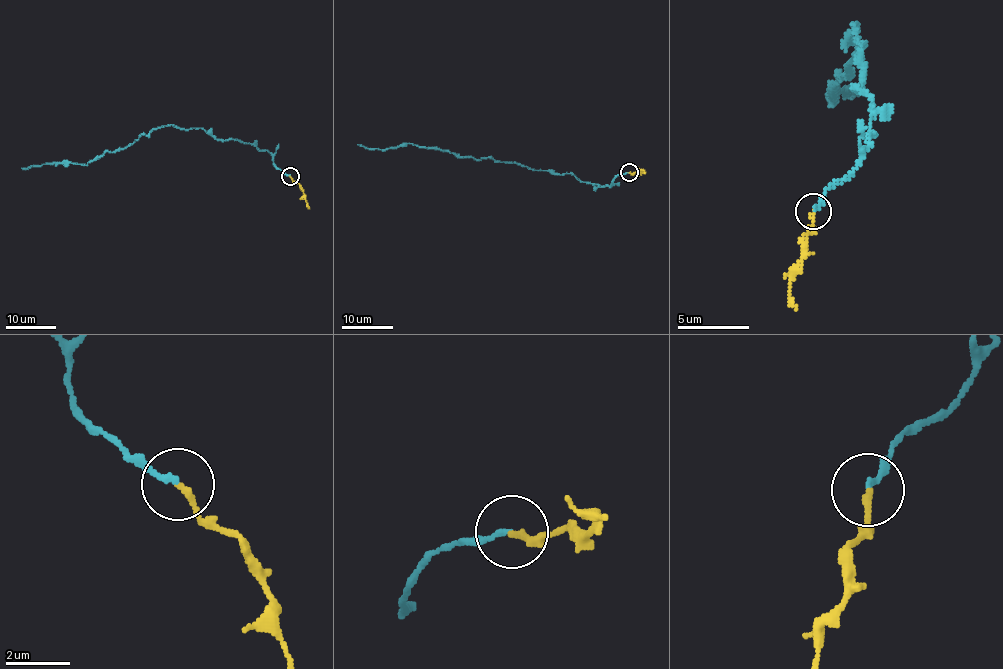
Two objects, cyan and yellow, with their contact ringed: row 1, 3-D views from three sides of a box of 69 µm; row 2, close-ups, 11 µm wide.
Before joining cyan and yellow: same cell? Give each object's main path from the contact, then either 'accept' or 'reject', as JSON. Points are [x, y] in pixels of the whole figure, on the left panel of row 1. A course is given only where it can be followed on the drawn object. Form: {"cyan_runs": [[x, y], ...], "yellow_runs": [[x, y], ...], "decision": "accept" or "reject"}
{"cyan_runs": [[290, 176], [277, 169], [266, 150], [214, 139], [200, 128], [171, 124], [105, 151], [86, 165], [21, 168]], "yellow_runs": [[290, 176], [300, 185], [309, 209]], "decision": "reject"}

